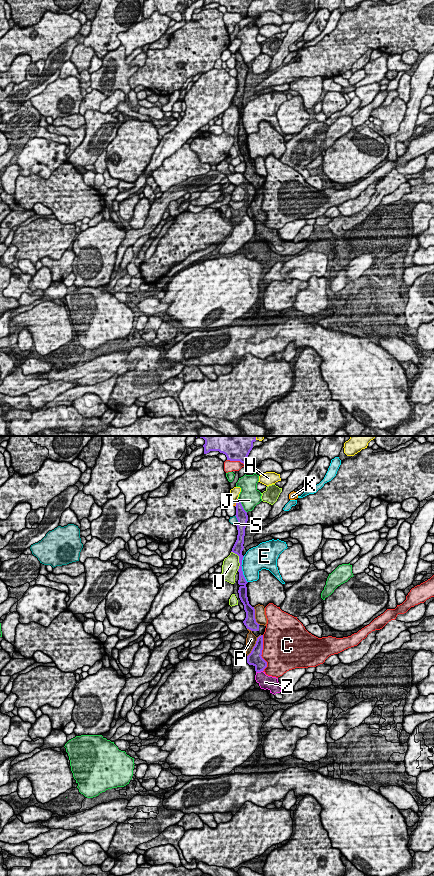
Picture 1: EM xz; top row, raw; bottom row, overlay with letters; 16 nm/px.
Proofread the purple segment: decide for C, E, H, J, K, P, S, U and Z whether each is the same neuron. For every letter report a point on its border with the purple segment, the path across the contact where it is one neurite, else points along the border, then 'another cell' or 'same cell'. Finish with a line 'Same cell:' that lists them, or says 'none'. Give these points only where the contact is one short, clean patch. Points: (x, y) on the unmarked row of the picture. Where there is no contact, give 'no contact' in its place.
C: xz (261, 205) | another cell
E: xz (241, 121) | another cell
H: xz (236, 52) | another cell
J: xz (241, 57) | another cell
K: xz (236, 56) | another cell
P: xz (255, 197) | another cell
S: xz (237, 71) | another cell
U: xz (239, 112) | along xz (231, 103), (238, 108), (238, 122) | another cell
Z: xz (259, 223) | across xz (254, 210), (259, 215), (259, 223), (260, 228), (265, 234) | same cell
Same cell: Z

